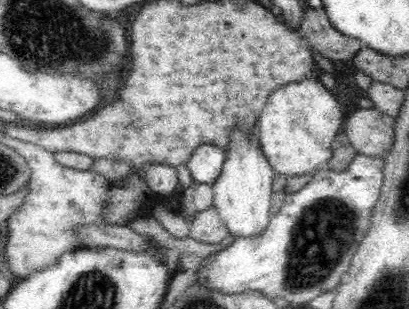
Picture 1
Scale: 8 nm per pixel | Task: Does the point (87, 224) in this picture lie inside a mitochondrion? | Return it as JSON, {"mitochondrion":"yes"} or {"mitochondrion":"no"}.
{"mitochondrion":"no"}

